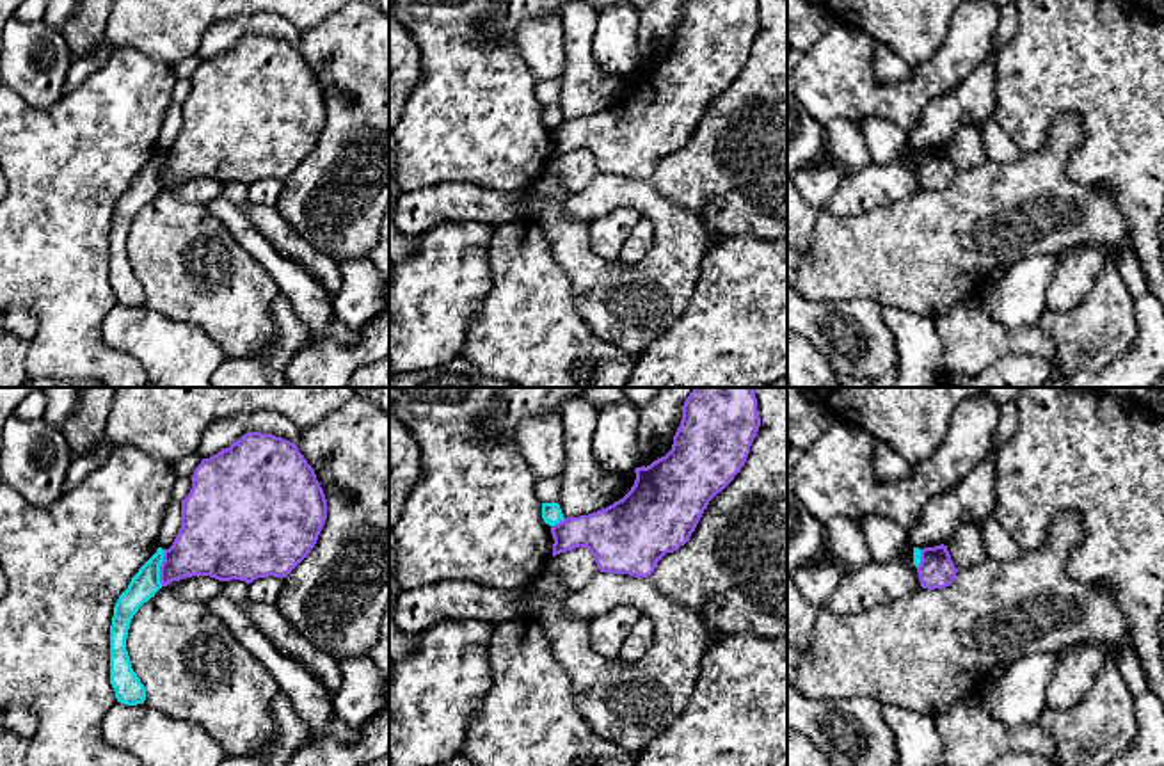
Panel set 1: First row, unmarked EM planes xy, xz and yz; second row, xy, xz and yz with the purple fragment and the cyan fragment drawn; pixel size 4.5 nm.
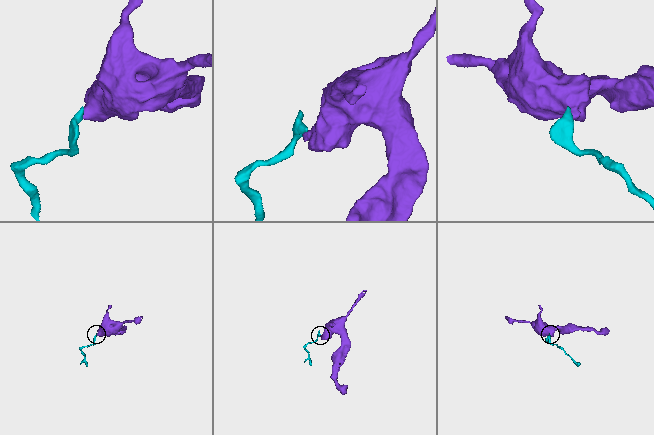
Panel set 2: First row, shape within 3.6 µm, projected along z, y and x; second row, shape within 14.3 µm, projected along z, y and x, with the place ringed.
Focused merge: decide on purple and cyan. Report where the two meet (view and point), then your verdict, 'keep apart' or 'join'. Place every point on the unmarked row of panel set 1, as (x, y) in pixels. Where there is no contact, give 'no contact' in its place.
xy (160, 169) | keep apart

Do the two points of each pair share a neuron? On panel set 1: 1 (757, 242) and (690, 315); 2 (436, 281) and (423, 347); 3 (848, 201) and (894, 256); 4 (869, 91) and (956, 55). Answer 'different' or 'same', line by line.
1: same
2: same
3: different
4: same

